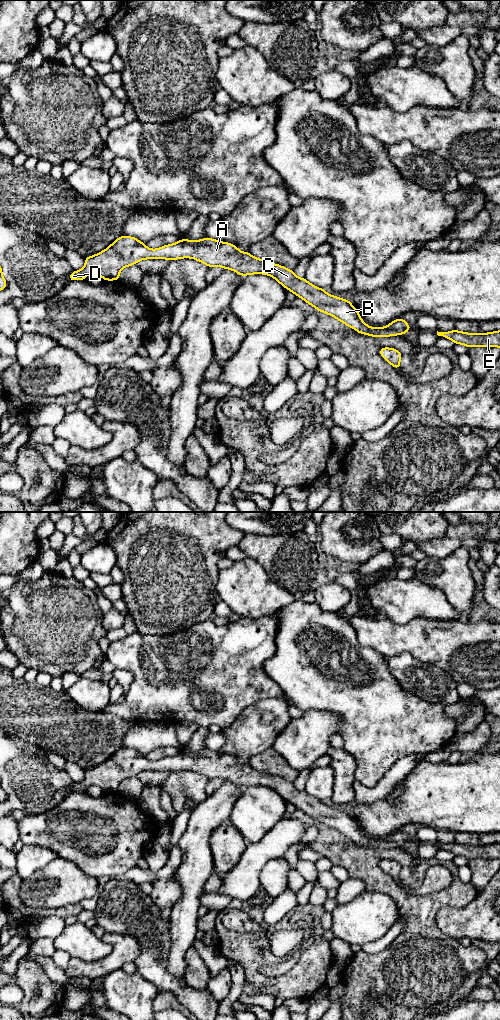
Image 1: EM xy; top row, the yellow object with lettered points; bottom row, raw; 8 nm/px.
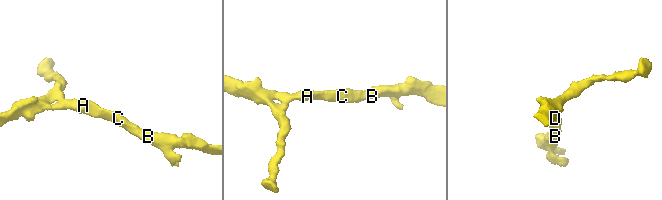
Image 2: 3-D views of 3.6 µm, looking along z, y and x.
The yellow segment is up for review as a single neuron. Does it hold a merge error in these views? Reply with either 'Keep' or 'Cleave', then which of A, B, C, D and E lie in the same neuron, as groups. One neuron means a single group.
Keep. Groups: A B C D E

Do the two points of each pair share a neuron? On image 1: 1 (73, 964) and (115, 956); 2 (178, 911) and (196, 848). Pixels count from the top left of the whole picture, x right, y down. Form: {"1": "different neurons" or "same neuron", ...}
{"1": "same neuron", "2": "same neuron"}

